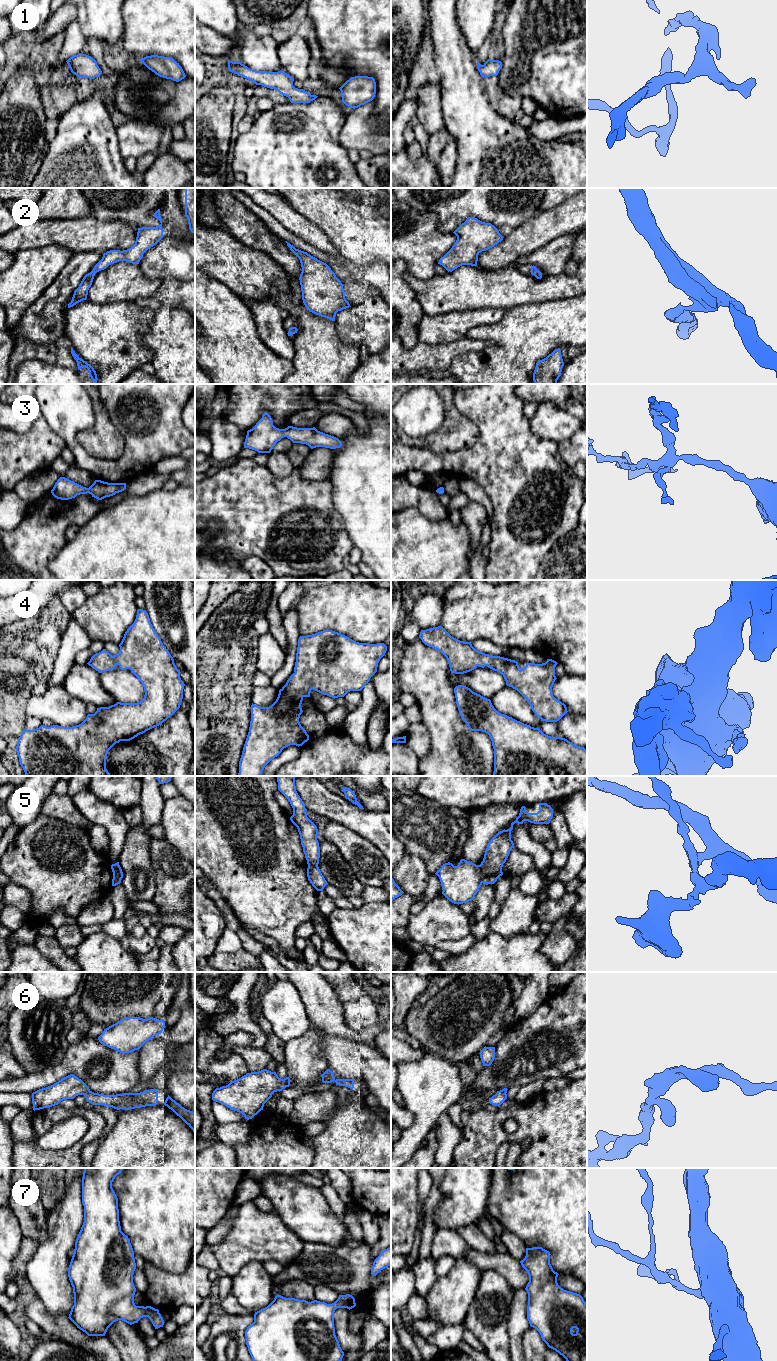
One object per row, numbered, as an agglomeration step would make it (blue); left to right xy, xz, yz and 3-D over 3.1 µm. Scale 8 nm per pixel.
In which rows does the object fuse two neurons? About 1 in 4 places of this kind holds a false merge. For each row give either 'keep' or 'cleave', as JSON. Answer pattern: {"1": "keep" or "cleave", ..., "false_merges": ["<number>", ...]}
{"1": "keep", "2": "keep", "3": "keep", "4": "keep", "5": "cleave", "6": "keep", "7": "keep", "false_merges": ["5"]}

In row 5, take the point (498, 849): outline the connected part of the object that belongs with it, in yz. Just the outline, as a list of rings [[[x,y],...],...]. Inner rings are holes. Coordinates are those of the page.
[[[539,803],[537,813],[528,813],[526,807],[522,806],[519,816],[511,823],[511,827],[498,832],[488,843],[483,861],[480,864],[482,883],[486,885],[494,884],[503,875],[503,864],[514,848],[511,831],[515,823],[523,824],[524,821],[528,821],[534,824],[549,824],[552,817],[553,809],[547,803]]]

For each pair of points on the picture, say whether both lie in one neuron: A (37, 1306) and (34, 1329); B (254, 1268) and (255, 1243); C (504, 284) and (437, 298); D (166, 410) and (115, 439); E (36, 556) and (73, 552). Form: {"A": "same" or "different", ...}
{"A": "different", "B": "different", "C": "same", "D": "different", "E": "different"}

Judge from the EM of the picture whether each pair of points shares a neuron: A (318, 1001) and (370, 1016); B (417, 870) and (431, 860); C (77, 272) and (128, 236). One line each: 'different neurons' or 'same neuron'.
A: different neurons
B: different neurons
C: different neurons

